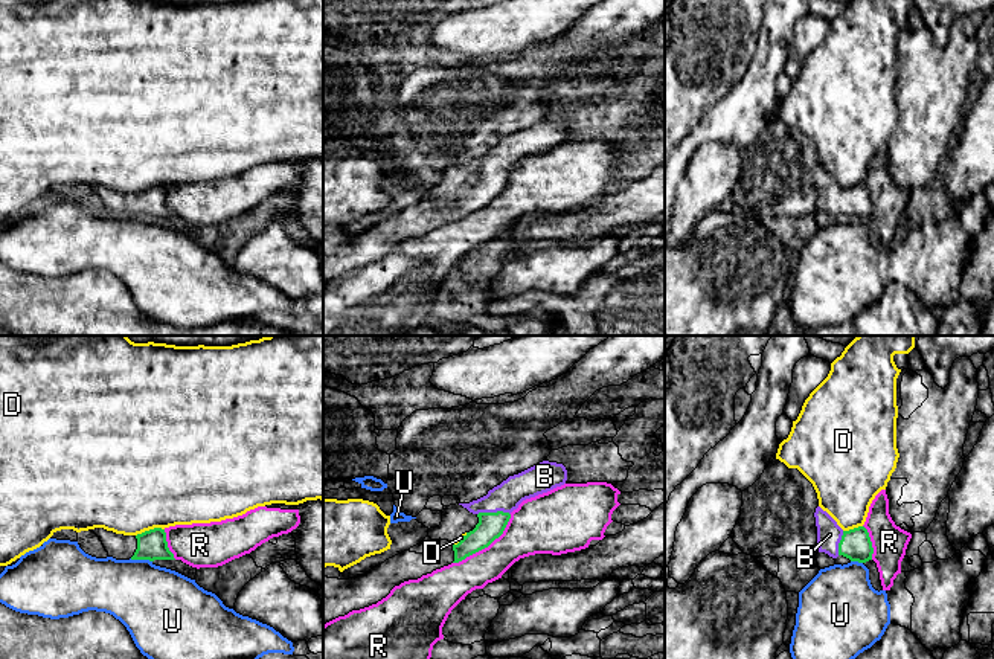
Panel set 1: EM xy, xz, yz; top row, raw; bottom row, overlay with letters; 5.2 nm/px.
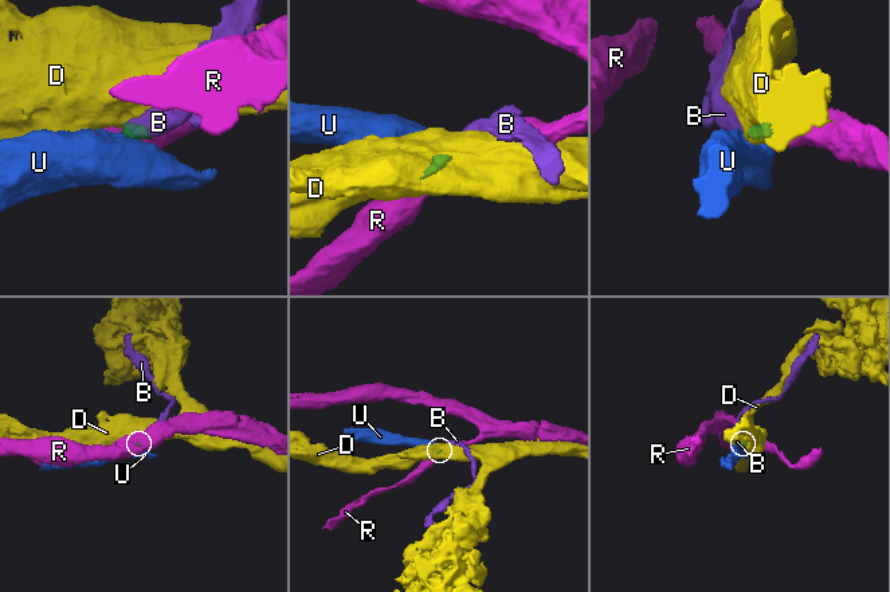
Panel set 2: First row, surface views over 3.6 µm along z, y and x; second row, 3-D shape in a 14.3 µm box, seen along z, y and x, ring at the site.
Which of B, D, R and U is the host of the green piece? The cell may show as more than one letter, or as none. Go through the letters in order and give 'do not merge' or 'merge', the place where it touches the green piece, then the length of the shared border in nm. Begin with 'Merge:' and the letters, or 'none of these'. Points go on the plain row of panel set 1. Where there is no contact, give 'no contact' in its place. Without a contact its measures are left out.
Merge: B
B: merge; meets green in xz at (493, 171); contact 180 nm long
D: do not merge; meets green in xy at (150, 188); contact 160 nm long
R: do not merge; meets green in xz at (487, 205); contact 400 nm long
U: do not merge; meets green in xy at (141, 217); contact 120 nm long

